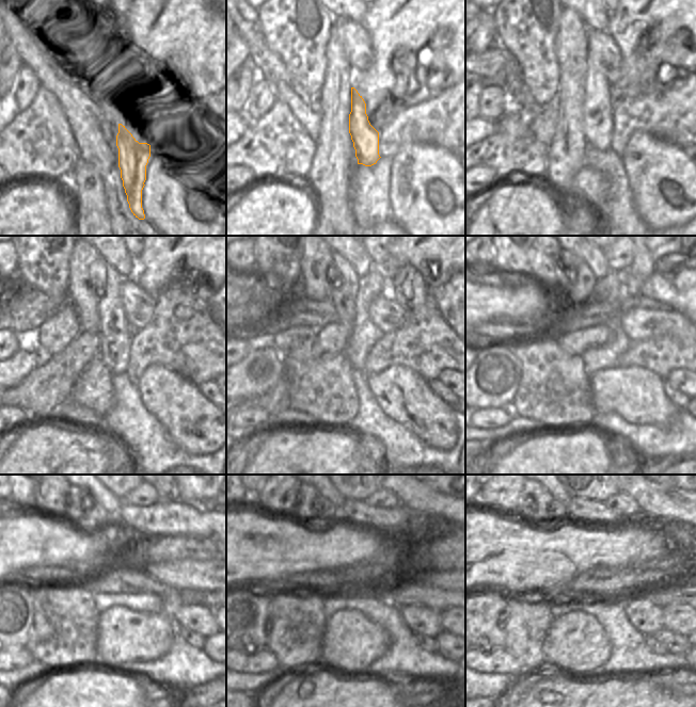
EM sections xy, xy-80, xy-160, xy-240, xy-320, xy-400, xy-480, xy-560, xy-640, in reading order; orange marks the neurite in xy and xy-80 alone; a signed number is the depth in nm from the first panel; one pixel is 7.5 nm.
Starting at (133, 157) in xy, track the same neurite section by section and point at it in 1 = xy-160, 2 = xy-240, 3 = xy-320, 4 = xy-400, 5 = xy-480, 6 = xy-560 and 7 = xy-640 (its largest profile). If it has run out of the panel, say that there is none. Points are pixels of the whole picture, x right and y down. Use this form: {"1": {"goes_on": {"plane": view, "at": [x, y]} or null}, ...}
{"1": {"goes_on": {"plane": "xy-160", "at": [597, 110]}}, "2": {"goes_on": {"plane": "xy-240", "at": [115, 336]}}, "3": {"goes_on": {"plane": "xy-320", "at": [344, 291]}}, "4": {"goes_on": {"plane": "xy-400", "at": [572, 264]}}, "5": {"goes_on": {"plane": "xy-480", "at": [77, 499]}}, "6": {"goes_on": {"plane": "xy-560", "at": [311, 504]}}, "7": {"goes_on": {"plane": "xy-640", "at": [535, 503]}}}

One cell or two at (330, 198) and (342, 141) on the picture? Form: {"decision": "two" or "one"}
{"decision": "one"}

